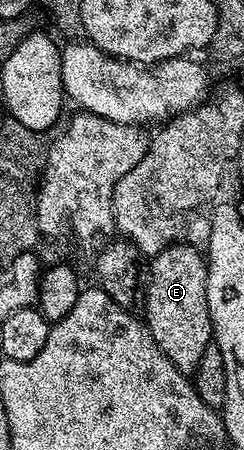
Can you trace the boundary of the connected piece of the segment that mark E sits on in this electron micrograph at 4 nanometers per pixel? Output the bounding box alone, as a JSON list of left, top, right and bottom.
[142,243,214,373]

